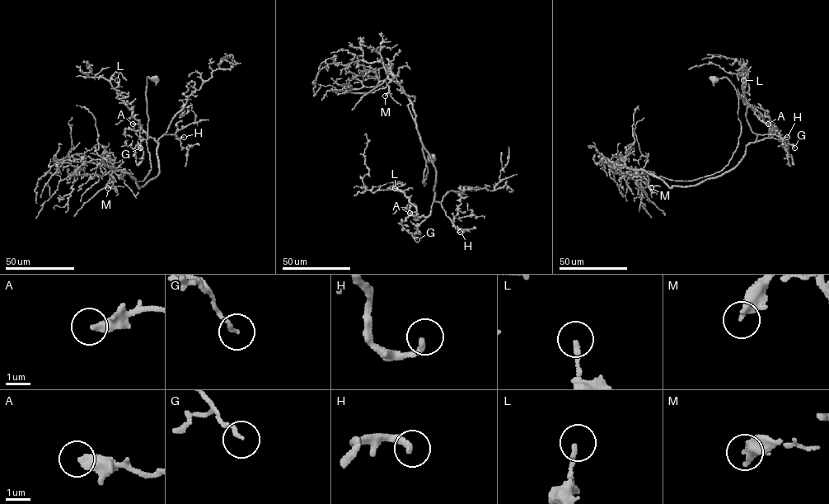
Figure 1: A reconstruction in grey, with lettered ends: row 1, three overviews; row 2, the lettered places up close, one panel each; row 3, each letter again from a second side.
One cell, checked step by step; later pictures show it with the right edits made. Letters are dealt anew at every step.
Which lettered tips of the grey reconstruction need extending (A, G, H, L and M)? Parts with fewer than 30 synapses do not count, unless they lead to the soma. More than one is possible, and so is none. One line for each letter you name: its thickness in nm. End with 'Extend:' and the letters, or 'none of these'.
H: calibre 280 nm
Extend: H

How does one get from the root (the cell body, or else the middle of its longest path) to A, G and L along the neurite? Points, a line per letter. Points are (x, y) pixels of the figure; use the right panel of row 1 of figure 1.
A: (714, 79), (736, 91), (738, 146), (712, 174), (658, 177), (670, 187), (732, 169), (772, 137), (768, 124)
G: (714, 79), (736, 91), (738, 146), (712, 174), (658, 177), (670, 187), (728, 172), (750, 143), (794, 148)
L: (714, 79), (736, 91), (738, 146), (712, 174), (658, 177), (670, 187), (727, 172), (772, 137), (743, 80)

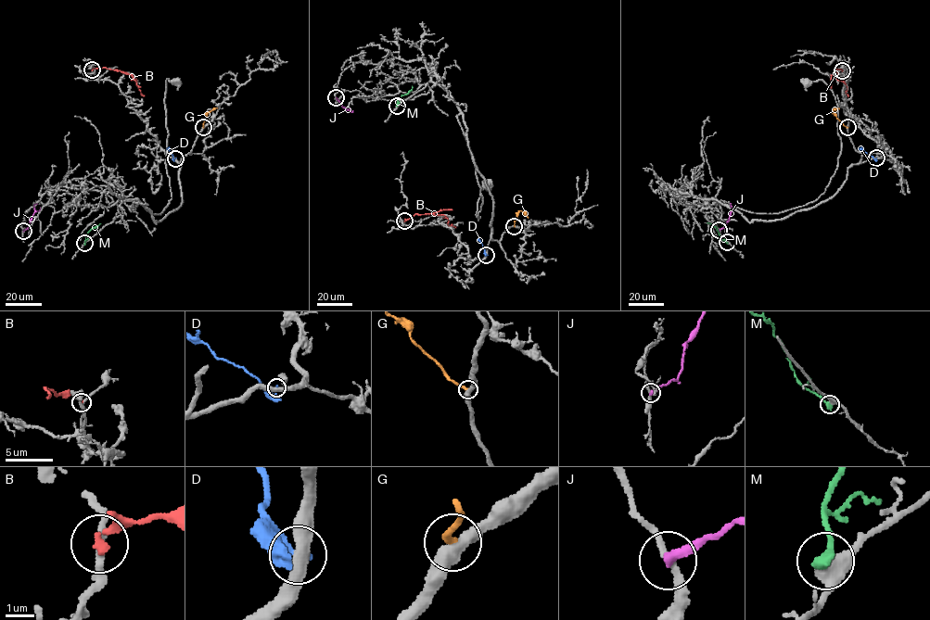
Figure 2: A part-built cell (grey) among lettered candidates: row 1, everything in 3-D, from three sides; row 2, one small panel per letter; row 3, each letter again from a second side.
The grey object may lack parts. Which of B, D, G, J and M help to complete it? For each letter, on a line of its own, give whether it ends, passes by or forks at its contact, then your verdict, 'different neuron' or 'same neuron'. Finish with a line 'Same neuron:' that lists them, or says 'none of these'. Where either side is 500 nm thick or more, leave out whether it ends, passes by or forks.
B: it ends; different neuron
D: it ends; different neuron
G: it ends; different neuron
J: it ends; different neuron
M: it ends; different neuron
Same neuron: none of these

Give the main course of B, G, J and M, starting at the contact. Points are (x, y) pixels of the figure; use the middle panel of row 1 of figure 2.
B: (404, 221), (415, 214), (432, 212), (443, 214), (448, 223), (456, 227)
G: (514, 226), (519, 210), (526, 212), (528, 218)
J: (336, 98), (343, 107), (350, 109)
M: (397, 106), (398, 99), (412, 86)

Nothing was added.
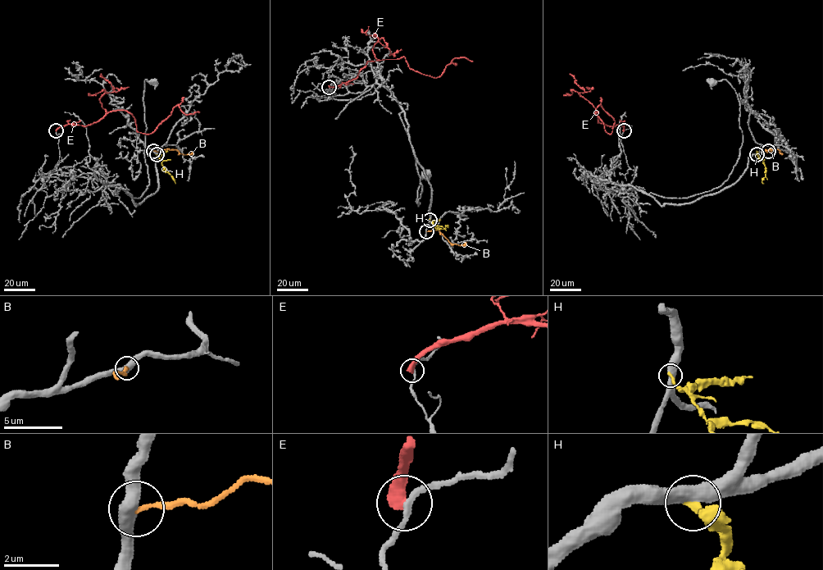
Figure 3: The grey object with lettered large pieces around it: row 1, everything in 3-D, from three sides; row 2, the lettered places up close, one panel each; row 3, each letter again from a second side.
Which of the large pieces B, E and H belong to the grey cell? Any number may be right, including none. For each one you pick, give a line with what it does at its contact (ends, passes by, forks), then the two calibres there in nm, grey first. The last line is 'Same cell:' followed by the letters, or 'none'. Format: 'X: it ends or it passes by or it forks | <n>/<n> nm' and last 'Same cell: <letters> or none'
Same cell: none

